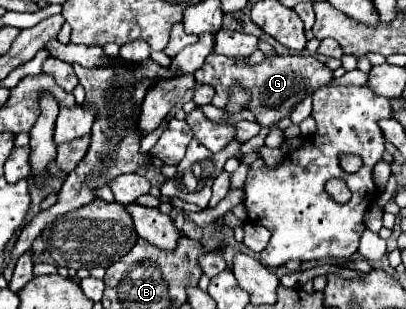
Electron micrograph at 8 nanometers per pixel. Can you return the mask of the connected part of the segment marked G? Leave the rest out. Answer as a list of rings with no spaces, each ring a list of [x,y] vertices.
[[[212,53],[206,57],[206,63],[198,69],[196,79],[198,83],[208,83],[216,89],[212,105],[218,109],[222,109],[222,105],[228,105],[230,87],[240,85],[244,91],[250,93],[248,111],[254,113],[256,121],[262,127],[268,127],[278,123],[282,117],[288,117],[306,95],[326,85],[332,79],[332,71],[322,61],[310,55],[272,55],[270,59],[258,65],[246,65],[244,59],[228,59],[224,55]]]

